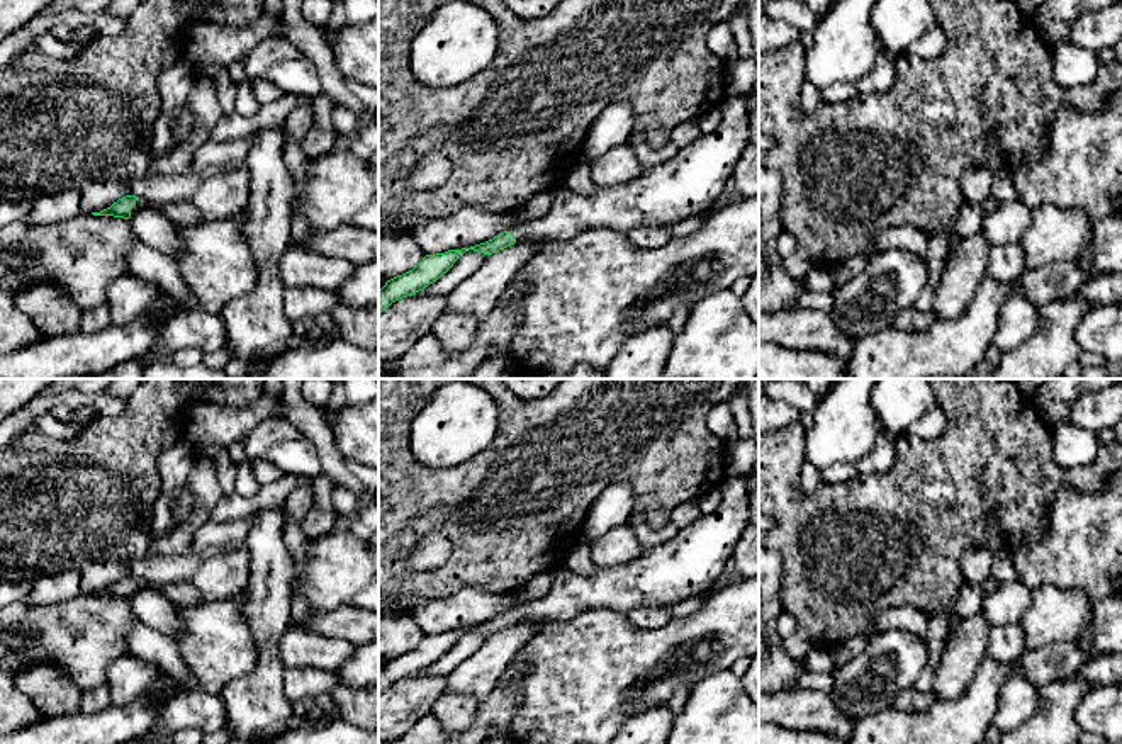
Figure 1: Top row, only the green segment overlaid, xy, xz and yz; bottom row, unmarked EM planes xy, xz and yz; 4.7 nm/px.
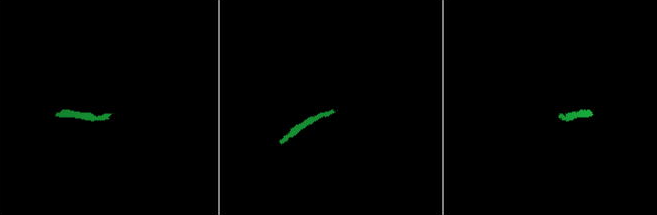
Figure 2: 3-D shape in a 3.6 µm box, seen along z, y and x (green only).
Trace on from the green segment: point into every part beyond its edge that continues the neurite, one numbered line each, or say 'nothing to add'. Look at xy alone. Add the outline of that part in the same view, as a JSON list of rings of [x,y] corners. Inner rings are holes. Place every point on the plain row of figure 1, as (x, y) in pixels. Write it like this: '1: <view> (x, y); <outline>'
1: xy (182, 593); [[[137,579],[131,589],[131,595],[134,595],[136,591],[139,591],[143,588],[158,588],[177,606],[194,606],[202,601],[200,595],[194,588],[194,584],[188,583],[187,579],[177,581],[177,583],[168,583],[168,584],[151,584],[148,581]]]

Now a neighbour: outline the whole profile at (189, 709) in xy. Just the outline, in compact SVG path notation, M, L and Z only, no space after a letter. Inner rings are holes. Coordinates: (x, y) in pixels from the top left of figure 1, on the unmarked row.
M200 686L180 690L165 703L161 719L171 734L182 729L199 729L210 734L226 727L226 705L219 695Z

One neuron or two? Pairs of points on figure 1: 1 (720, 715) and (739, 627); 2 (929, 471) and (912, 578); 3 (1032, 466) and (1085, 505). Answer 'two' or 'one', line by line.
1: two
2: one
3: two

